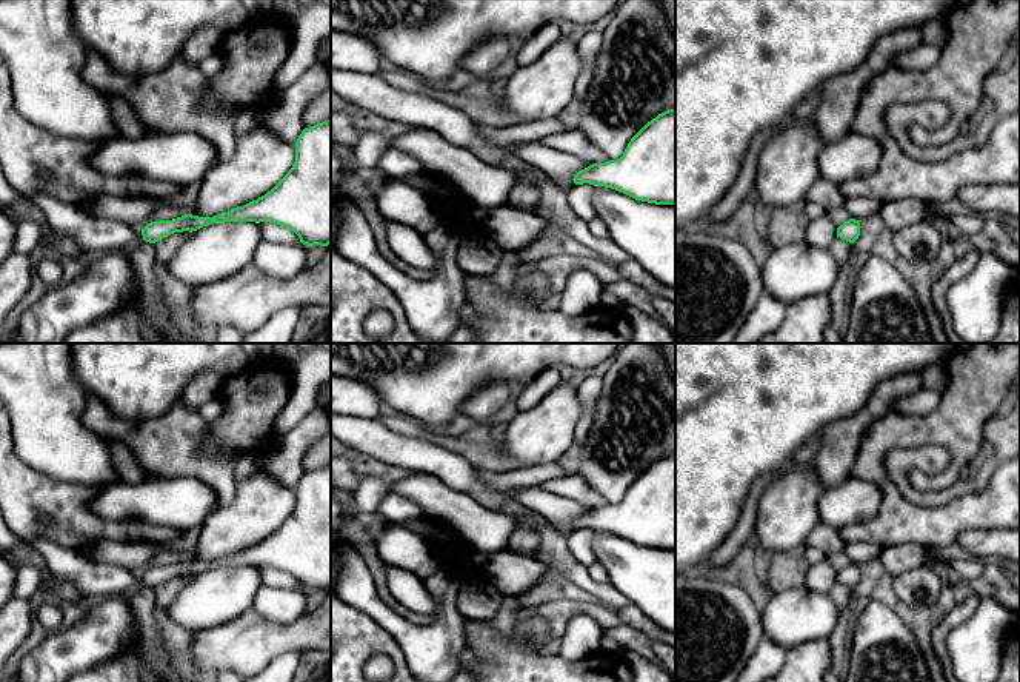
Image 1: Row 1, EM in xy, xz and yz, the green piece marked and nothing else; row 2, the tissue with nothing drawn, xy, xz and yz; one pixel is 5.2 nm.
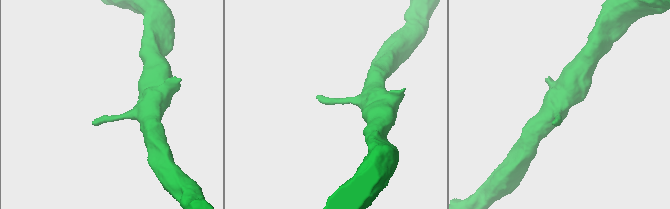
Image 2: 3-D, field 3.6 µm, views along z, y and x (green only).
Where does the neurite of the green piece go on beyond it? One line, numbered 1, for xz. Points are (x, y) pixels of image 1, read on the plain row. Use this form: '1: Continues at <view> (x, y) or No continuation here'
1: No continuation here

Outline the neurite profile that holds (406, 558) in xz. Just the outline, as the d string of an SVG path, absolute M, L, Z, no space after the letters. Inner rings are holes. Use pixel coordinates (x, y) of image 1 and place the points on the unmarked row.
M375 527L375 551L382 559L391 594L411 611L435 614L438 605L423 579L440 568L431 545L400 527Z

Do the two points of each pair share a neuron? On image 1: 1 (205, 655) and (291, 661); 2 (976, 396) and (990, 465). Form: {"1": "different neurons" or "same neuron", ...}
{"1": "different neurons", "2": "different neurons"}

